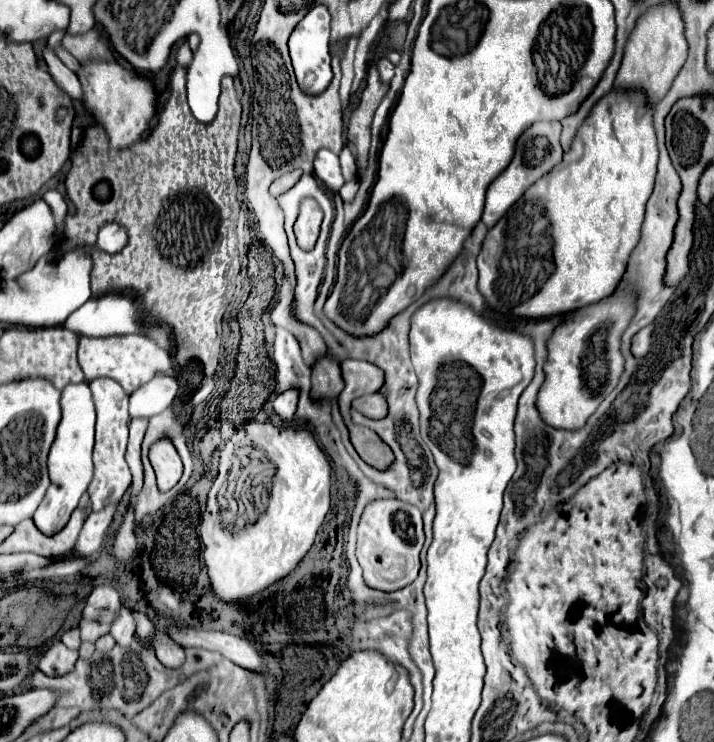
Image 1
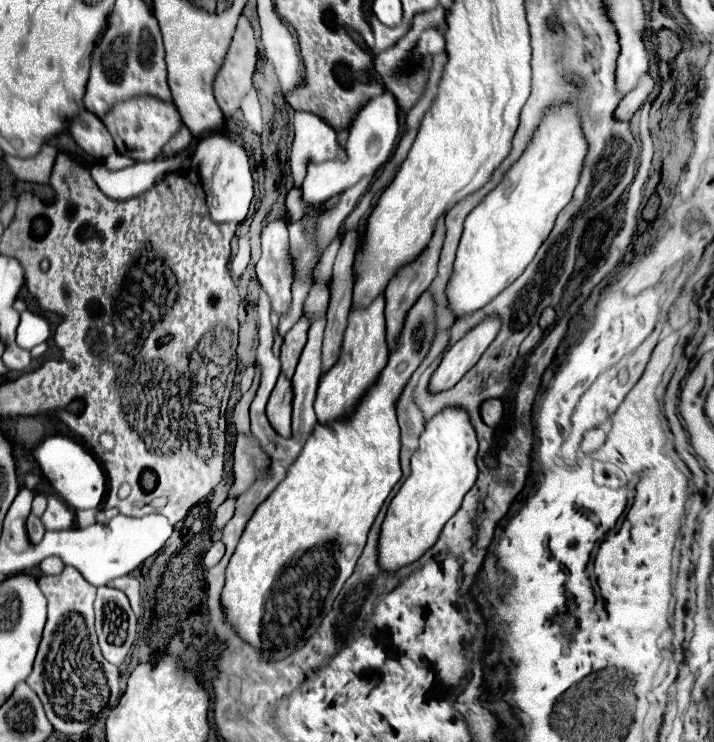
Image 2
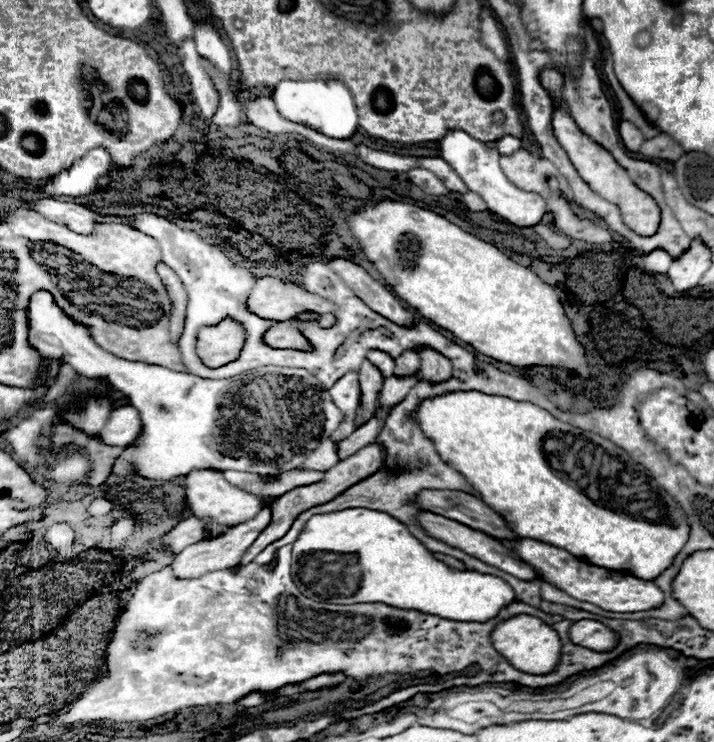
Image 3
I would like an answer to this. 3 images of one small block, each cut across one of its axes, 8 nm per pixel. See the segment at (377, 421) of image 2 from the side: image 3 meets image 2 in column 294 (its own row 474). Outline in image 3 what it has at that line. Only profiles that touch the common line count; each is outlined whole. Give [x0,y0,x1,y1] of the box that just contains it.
[414,390,688,580]

